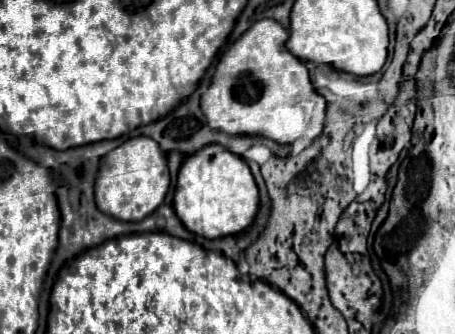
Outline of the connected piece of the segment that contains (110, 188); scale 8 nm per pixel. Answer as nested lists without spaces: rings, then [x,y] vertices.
[[[137,136],[103,156],[95,182],[95,200],[103,214],[123,222],[139,222],[163,204],[167,190],[169,168],[165,152],[157,146],[157,142],[153,142],[153,138]]]

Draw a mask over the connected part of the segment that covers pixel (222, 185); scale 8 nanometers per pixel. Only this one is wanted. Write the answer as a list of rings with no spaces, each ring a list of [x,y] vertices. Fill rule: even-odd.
[[[213,144],[183,162],[177,176],[173,208],[185,228],[193,234],[209,240],[235,236],[253,224],[259,210],[259,190],[247,162],[241,156]]]

